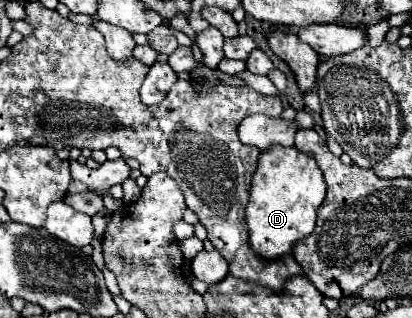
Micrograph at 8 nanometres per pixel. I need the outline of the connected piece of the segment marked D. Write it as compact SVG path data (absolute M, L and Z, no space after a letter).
M274 144L268 150L264 150L260 160L258 160L258 168L254 172L254 178L252 178L250 200L248 200L248 206L246 206L246 222L248 222L252 250L266 260L276 260L284 254L290 254L292 244L296 240L308 236L314 230L316 210L322 204L324 196L326 196L326 182L324 182L322 170L318 168L314 156L308 156L308 154L300 152L296 146L284 148L280 144Z

